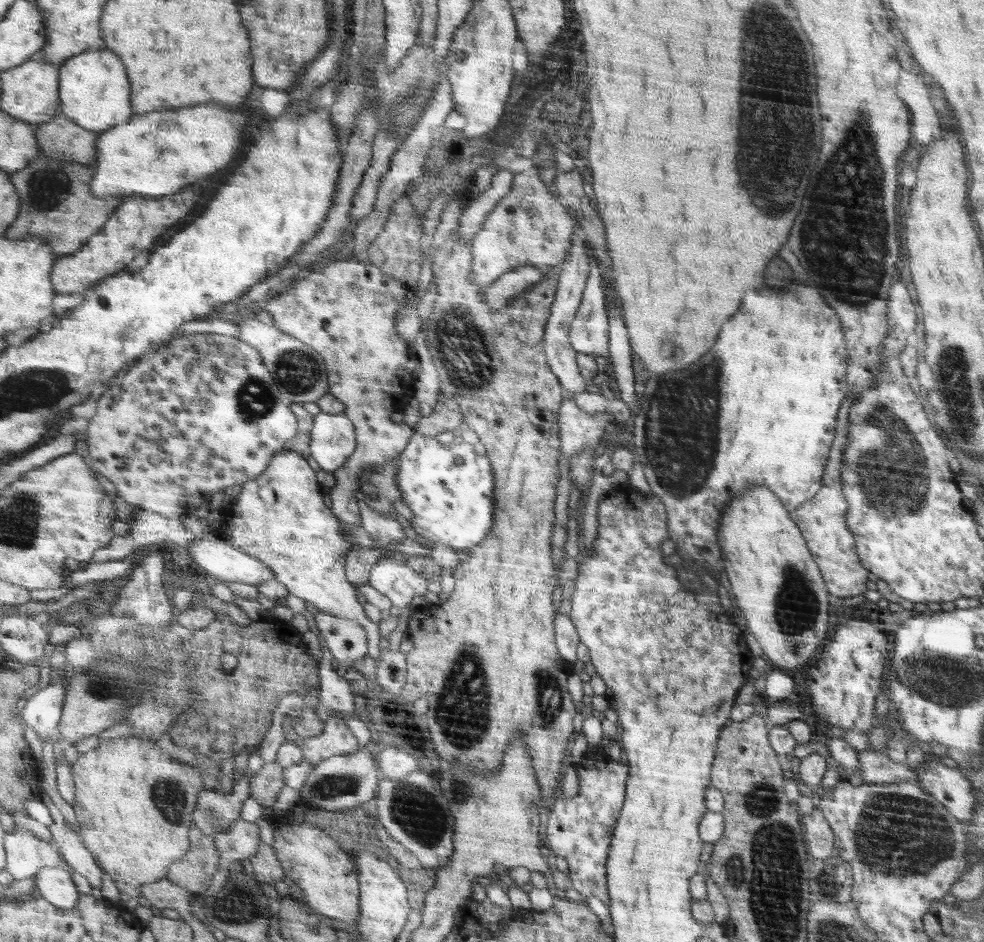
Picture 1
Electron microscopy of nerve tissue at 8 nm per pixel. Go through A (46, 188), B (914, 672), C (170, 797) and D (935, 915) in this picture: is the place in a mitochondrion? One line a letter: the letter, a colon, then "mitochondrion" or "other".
A: mitochondrion
B: mitochondrion
C: mitochondrion
D: other

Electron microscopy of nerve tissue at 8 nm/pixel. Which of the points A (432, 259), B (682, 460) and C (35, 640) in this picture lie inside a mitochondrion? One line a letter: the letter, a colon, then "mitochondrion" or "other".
A: other
B: mitochondrion
C: other

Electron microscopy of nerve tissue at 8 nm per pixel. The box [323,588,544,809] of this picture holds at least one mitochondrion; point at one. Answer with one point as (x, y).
(465, 702)

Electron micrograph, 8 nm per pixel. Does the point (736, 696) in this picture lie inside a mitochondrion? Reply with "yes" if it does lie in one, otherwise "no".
no

